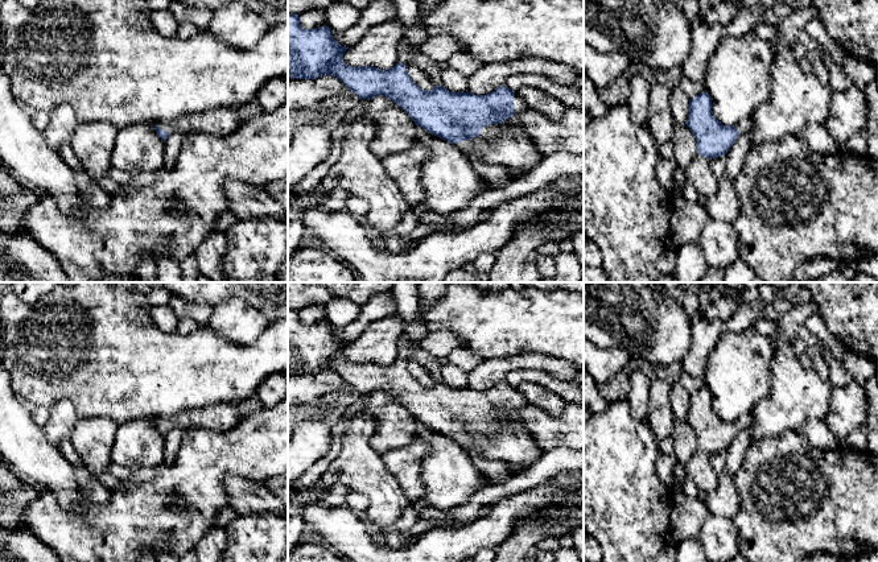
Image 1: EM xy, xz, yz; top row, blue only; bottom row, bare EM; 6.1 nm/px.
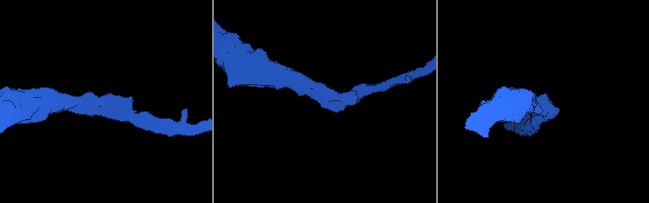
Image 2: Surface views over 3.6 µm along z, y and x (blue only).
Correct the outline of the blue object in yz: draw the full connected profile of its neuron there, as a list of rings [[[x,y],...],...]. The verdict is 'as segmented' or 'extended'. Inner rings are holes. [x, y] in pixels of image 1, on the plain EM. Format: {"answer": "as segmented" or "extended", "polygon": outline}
{"answer": "extended", "polygon": [[[705,387],[689,396],[687,422],[697,435],[698,451],[710,455],[725,451],[739,430],[751,425],[751,413],[724,421],[713,410],[710,390]]]}

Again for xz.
{"answer": "extended", "polygon": [[[288,309],[288,372],[316,375],[321,371],[337,372],[359,394],[387,392],[399,400],[426,427],[458,442],[465,450],[475,449],[489,460],[502,460],[512,468],[531,467],[543,453],[528,431],[518,422],[502,423],[500,420],[514,410],[528,406],[527,400],[506,381],[486,390],[452,388],[442,381],[430,387],[420,384],[408,371],[407,360],[396,359],[388,365],[374,361],[354,363],[343,358],[349,343],[339,340],[329,322],[304,325],[298,310]]]}

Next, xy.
{"answer": "extended", "polygon": [[[218,404],[194,410],[185,410],[169,417],[158,417],[154,422],[157,430],[165,437],[170,429],[203,427],[213,431],[227,431],[236,426],[243,414],[236,404]]]}

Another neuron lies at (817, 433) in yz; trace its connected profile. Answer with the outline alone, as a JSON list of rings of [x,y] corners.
[[[808,421],[799,431],[808,442],[821,450],[838,449],[838,439],[832,434],[825,421]]]

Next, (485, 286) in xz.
[[[467,282],[467,284],[473,285],[474,288],[478,288],[485,293],[499,293],[510,286],[508,282]]]

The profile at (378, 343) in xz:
[[[397,314],[372,322],[358,339],[343,348],[343,358],[354,363],[374,361],[380,365],[393,363],[405,326],[405,321]]]

